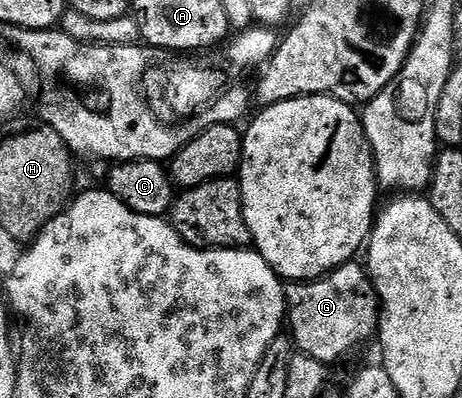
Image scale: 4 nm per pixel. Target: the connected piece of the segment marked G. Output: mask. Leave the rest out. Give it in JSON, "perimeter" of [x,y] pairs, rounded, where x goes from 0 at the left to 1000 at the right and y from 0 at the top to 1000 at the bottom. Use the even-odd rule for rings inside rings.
{"perimeter":[[[788,663],[738,666],[684,706],[617,716],[621,827],[649,884],[706,912],[773,877],[820,827],[820,749]]]}

